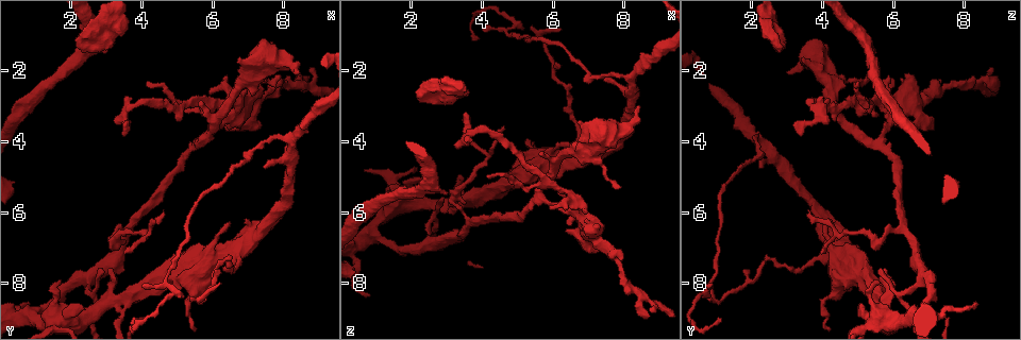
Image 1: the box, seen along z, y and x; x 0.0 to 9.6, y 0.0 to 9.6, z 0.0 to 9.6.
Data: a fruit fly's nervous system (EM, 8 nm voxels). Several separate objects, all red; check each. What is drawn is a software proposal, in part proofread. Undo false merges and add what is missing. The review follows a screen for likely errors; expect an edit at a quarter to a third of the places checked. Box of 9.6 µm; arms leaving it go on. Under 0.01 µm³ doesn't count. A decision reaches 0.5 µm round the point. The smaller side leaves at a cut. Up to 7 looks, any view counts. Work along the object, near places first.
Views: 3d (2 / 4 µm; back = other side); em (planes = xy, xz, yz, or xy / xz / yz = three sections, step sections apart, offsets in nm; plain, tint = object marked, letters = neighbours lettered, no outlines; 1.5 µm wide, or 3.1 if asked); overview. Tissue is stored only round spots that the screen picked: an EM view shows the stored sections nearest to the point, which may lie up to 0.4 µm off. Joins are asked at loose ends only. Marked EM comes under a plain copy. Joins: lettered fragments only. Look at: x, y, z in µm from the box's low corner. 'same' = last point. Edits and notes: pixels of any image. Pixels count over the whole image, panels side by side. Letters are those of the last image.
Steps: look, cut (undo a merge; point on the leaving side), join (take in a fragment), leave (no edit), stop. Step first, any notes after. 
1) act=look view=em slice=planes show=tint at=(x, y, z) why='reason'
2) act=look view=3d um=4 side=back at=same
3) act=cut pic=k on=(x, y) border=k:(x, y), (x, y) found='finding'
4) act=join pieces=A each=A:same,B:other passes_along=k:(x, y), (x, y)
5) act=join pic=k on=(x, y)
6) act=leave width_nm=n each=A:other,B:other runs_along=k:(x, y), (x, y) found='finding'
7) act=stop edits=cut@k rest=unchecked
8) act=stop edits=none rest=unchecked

act=look view=3d um=4 at=(2.95, 1.45, 5.50) why='an open end'

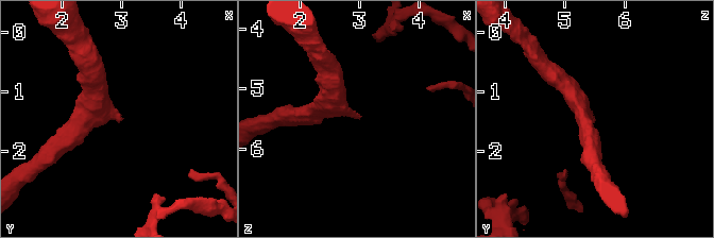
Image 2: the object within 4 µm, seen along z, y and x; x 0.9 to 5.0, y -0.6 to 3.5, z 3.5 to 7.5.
act=look view=em slice=planes show=letters at=(3.00, 1.45, 5.45)

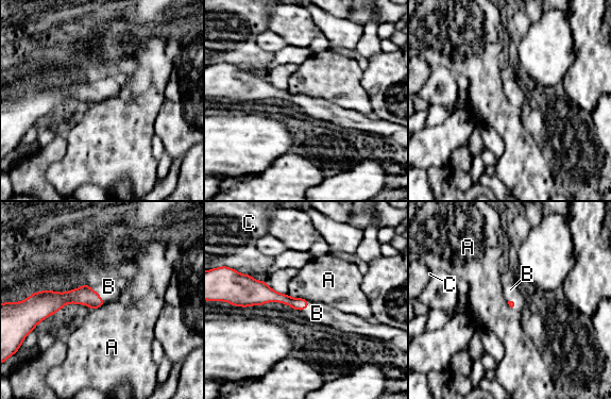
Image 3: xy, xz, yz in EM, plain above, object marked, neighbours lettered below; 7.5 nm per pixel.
act=join pieces=B each=A:other,B:same,C:other passes_along=3:(84, 295), (98, 294), (108, 286) found='the neuron continues'

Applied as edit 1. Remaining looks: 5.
act=look view=overview

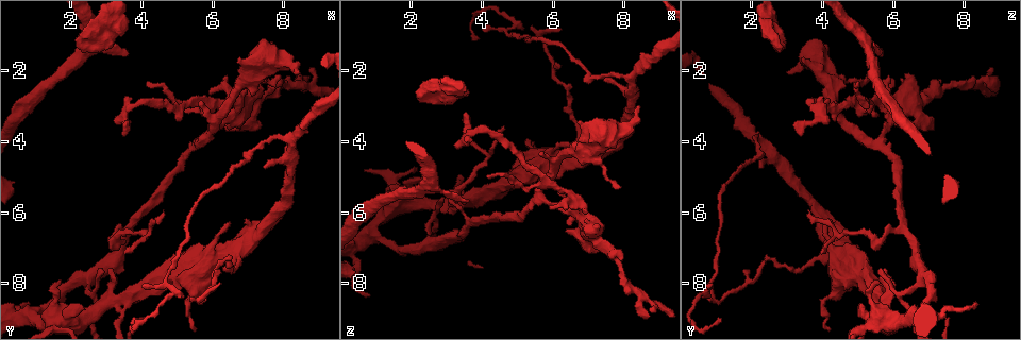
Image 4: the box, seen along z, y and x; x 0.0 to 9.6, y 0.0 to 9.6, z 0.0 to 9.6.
act=look view=em slice=planes show=letters at=(2.35, 8.70, 5.10) why='thick end'

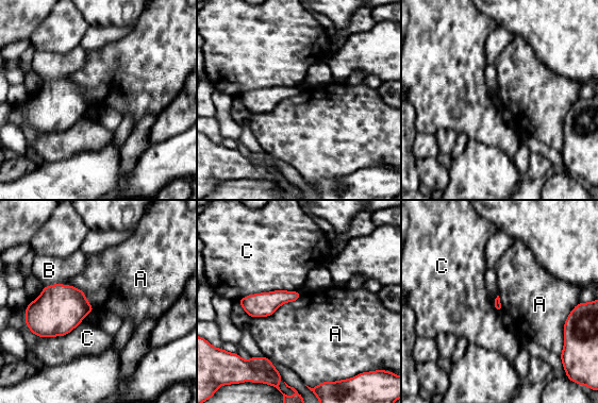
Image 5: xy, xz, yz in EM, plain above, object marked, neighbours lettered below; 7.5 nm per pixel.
act=leave longest_contact=C:440nm each=A:other,B:other,C:other border=5:(301, 297), (252, 318) found='no lettered fragment goes on from it'

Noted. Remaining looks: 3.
act=look view=3d um=4 at=(8.50, 2.35, 8.35) why='side arm on a straight run'

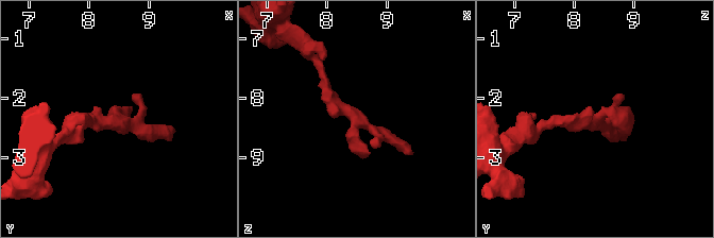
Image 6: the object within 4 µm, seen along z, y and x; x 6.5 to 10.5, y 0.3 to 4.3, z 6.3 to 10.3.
act=look view=em slice=planes show=letters at=(8.45, 2.45, 8.30)

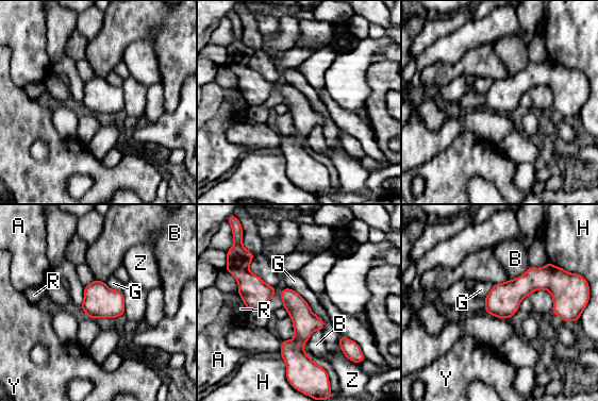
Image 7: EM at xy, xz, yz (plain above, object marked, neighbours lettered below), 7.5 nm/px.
act=leave width_nm=160 each=A:other,B:other,G:other,H:other,R:other,Y:other,Z:other border=7:(548, 262), (510, 280) found='continuous, no second neuron'

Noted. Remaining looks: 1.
act=stop edits=join@3 rest=unchecked

